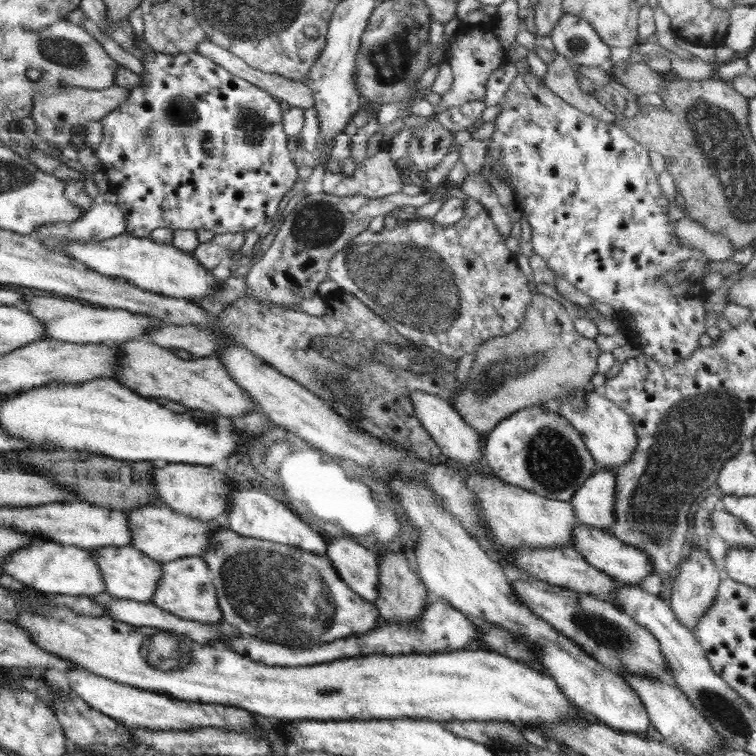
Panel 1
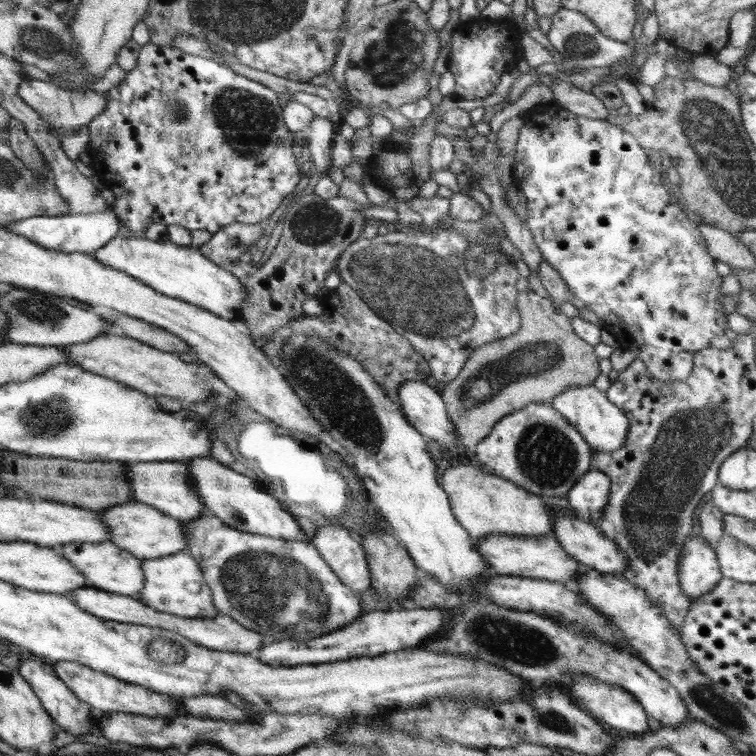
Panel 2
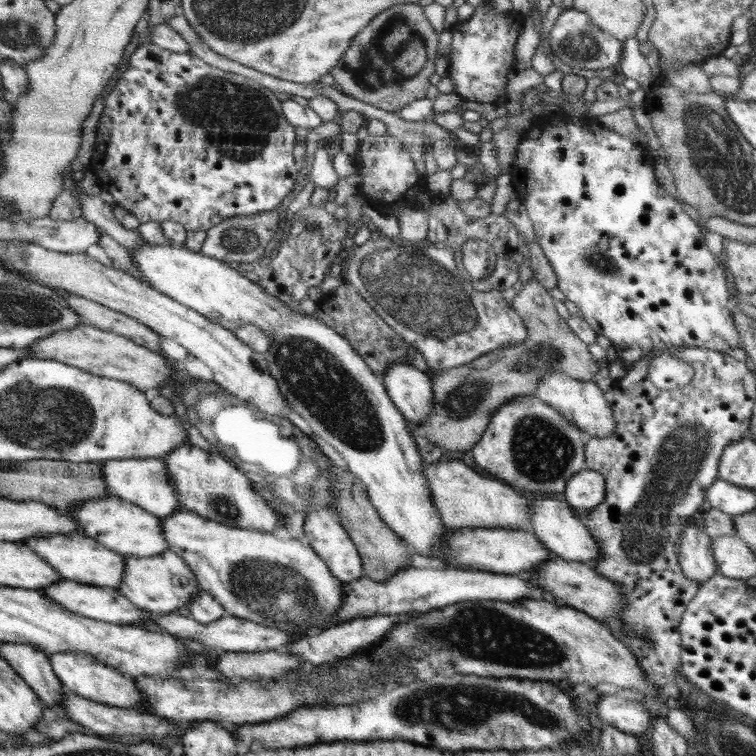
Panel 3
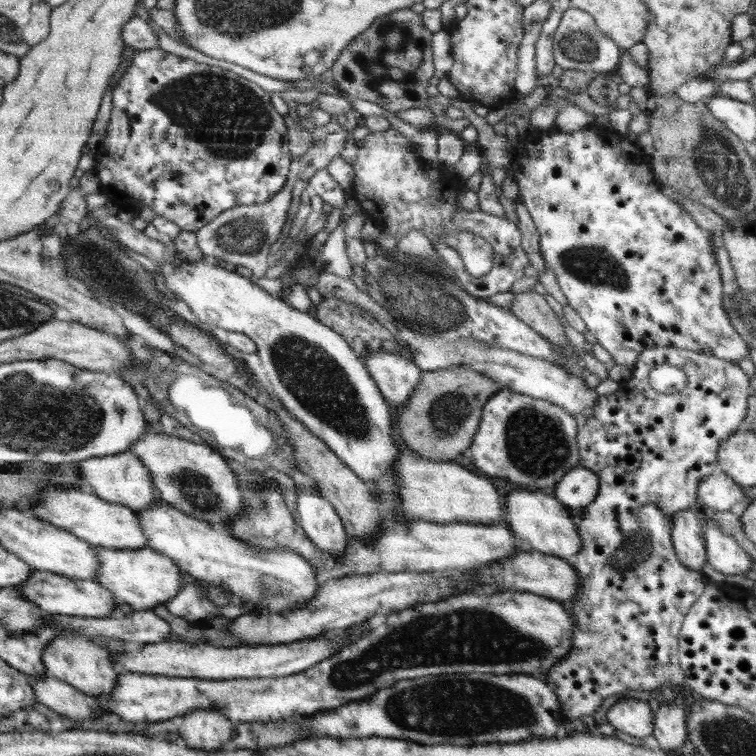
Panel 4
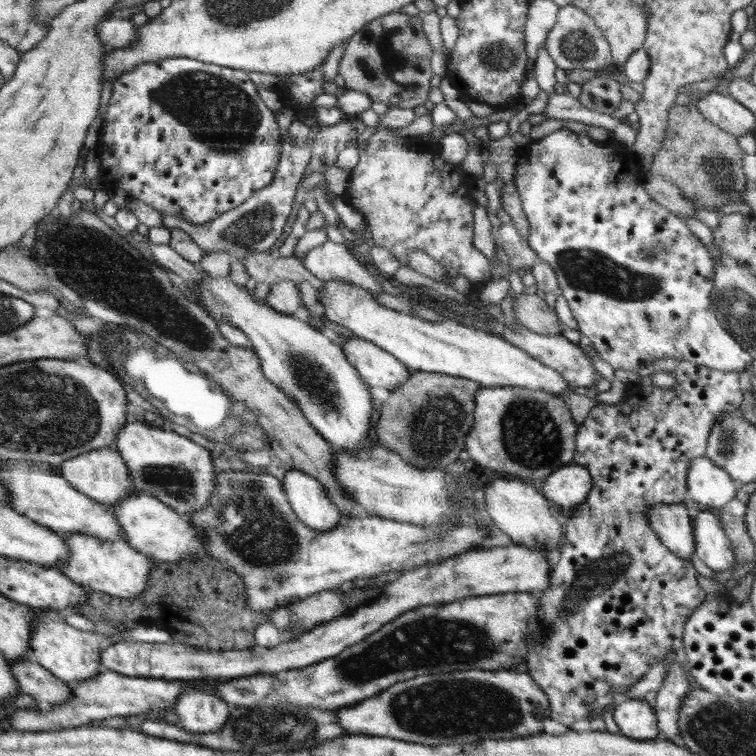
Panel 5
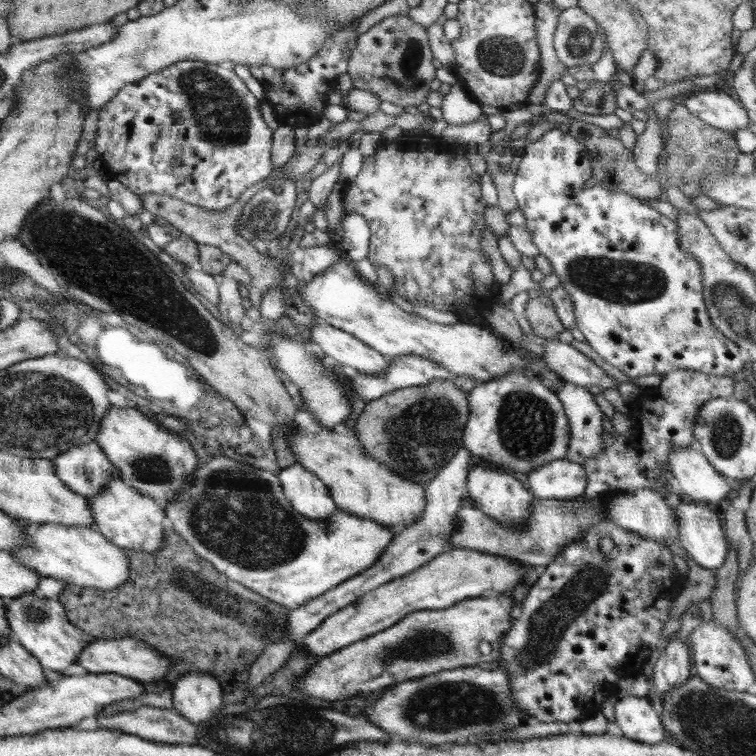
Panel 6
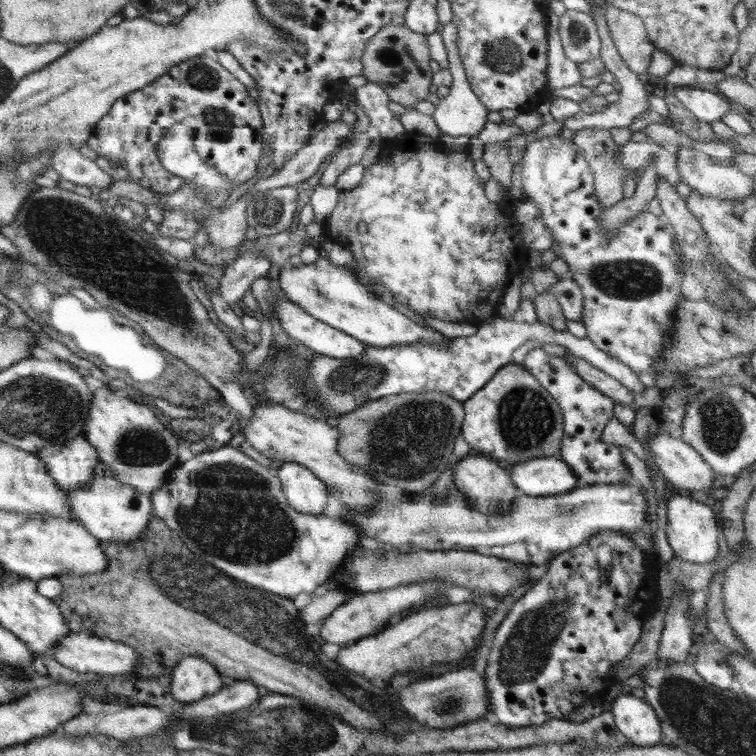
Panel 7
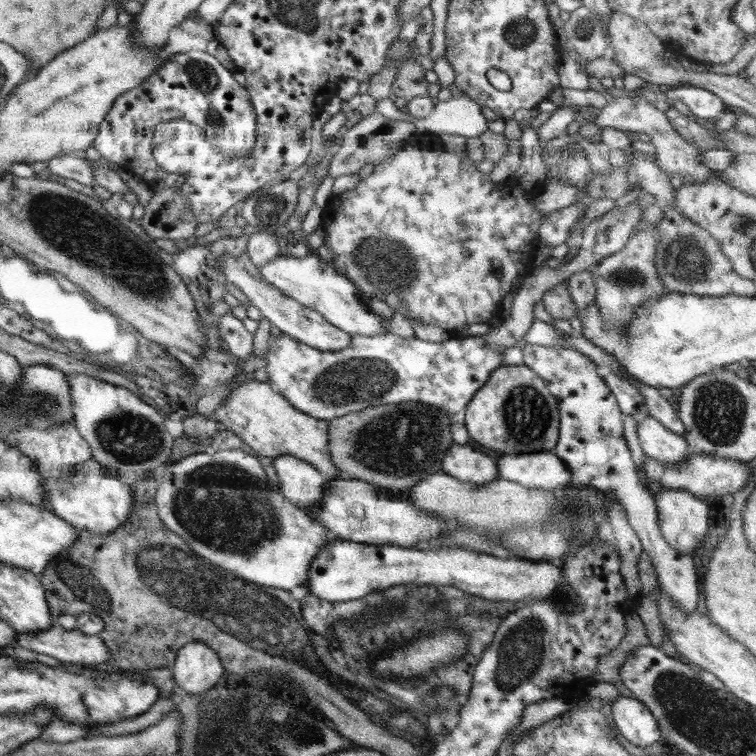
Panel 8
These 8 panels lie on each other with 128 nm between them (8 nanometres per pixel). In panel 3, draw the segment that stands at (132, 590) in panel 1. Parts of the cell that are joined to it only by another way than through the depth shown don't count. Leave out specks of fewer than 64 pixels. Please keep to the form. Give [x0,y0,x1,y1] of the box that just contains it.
[17,533,126,589]

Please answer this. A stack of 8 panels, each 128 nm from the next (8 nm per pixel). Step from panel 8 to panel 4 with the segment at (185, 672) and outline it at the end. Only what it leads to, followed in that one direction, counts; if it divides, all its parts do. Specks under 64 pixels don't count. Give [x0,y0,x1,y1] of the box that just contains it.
[182,709,233,751]

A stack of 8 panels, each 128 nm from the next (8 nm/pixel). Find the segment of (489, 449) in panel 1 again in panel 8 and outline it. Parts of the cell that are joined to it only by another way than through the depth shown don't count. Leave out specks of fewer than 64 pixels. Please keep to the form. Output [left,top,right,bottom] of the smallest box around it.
[463,365,559,454]

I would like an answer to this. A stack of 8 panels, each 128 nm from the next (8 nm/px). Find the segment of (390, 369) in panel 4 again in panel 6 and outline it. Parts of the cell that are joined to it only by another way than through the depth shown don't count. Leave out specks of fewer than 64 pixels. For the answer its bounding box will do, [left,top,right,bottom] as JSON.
[305,323,391,375]

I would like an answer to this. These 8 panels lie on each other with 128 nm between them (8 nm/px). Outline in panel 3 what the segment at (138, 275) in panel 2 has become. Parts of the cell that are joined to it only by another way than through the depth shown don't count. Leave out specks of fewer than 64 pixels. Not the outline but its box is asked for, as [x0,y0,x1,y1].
[130,243,451,569]

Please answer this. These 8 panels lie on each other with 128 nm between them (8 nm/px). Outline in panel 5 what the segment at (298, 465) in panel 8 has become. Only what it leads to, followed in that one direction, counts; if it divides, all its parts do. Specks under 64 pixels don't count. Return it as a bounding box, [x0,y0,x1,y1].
[283,469,340,532]

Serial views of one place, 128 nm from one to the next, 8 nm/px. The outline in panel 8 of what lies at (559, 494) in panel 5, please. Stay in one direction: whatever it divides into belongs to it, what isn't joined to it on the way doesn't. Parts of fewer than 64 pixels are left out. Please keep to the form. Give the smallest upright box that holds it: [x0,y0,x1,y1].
[496,451,571,490]

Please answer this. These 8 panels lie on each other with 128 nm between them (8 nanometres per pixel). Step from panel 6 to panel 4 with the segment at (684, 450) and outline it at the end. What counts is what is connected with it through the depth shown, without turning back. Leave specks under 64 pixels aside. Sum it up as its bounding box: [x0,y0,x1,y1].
[697,470,747,511]

